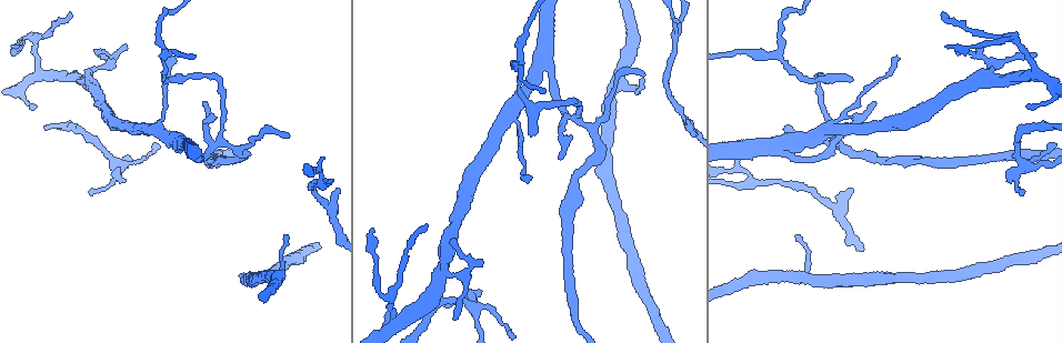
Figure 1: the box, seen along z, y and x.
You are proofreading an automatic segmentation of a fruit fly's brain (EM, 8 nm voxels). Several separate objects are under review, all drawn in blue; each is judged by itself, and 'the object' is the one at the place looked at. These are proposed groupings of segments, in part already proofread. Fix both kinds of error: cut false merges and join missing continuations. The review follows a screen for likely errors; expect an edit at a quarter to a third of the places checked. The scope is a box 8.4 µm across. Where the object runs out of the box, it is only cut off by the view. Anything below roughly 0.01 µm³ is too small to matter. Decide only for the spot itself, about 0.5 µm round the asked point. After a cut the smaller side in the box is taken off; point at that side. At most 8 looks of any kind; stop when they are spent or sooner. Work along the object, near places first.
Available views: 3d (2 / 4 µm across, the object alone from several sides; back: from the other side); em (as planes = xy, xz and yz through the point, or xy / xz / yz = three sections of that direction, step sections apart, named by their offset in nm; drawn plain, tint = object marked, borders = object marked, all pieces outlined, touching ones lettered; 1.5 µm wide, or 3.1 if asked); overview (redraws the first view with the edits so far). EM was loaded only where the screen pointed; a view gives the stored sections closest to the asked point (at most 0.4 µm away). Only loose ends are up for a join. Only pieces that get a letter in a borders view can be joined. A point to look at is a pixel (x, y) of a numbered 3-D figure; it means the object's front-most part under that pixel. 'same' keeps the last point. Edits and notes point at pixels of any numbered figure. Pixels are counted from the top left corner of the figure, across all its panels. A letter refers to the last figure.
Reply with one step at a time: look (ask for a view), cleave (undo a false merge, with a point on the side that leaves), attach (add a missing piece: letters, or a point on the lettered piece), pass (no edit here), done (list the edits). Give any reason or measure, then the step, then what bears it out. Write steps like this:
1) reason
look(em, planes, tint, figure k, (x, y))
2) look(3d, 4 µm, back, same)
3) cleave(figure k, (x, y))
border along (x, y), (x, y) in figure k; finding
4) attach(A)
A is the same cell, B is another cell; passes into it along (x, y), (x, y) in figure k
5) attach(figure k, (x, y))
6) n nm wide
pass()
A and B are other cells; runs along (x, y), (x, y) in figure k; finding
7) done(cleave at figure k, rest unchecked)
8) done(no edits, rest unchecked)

three-way junction
look(3d, 4 µm, figure 1, (389, 297))

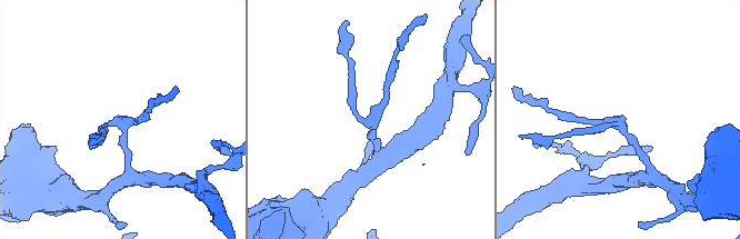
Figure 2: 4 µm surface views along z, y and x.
3 arms
look(em, yz, step 4, tint, figure 2, (618, 123))

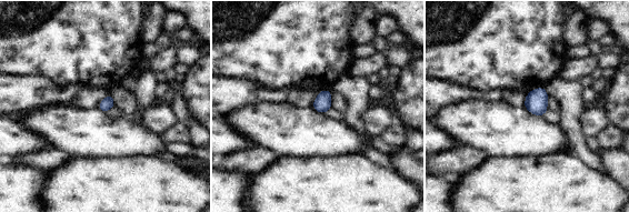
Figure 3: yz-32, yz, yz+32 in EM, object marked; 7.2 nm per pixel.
look(em, xz, step 4, borders, same)

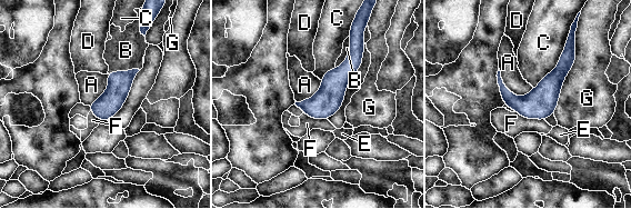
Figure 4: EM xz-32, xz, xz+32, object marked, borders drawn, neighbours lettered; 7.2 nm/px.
170 nm wide
pass()
A, B, C, D, E, F and G are other cells; border along (569, 35), (559, 63), (533, 88) in figure 4; continuous, no second cell

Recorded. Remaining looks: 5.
tapers out
look(3d, 2 µm, figure 1, (897, 58))

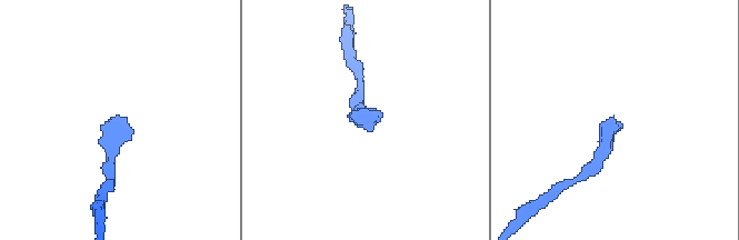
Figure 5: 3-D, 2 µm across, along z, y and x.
now the EM
look(em, planes, borders, figure 5, (374, 124))

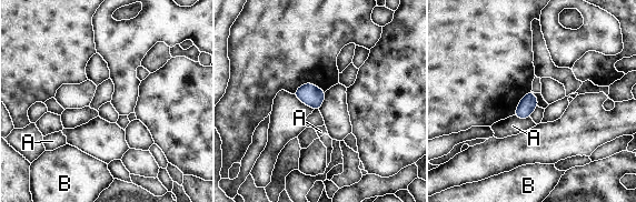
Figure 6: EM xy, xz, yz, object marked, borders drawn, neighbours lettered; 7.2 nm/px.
pass()
A and B are other cells; border along (514, 115), (520, 119), (529, 118) in figure 6; none of them fits

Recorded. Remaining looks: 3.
thin end
look(em, planes, borders, figure 1, (795, 235))

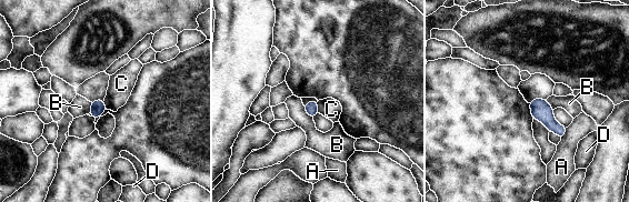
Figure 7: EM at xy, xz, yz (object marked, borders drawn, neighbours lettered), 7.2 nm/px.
100 nm wide
pass()
A, B, C and D are other cells; border along (317, 101), (318, 112) in figure 7; none of them fits

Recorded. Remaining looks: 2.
done(no edits, rest unchecked)

